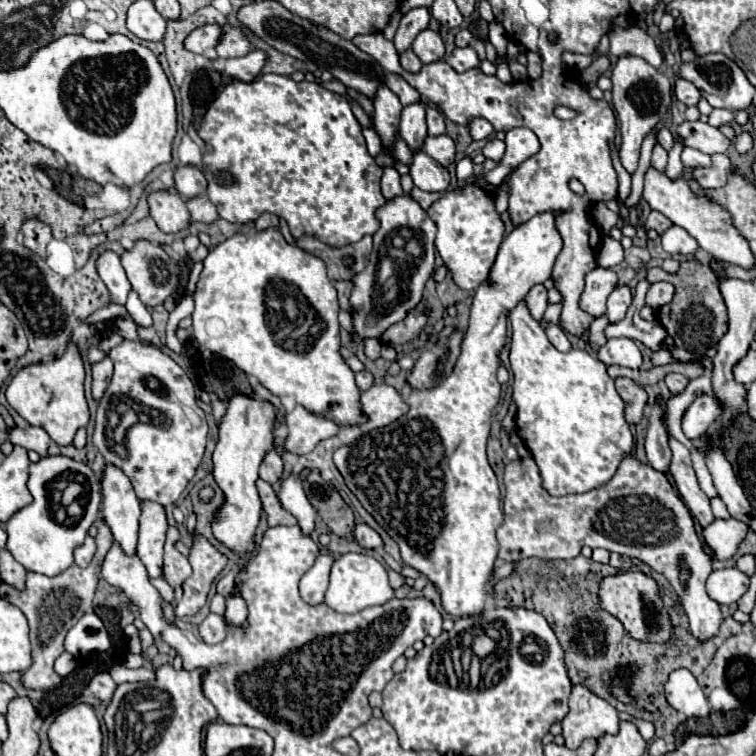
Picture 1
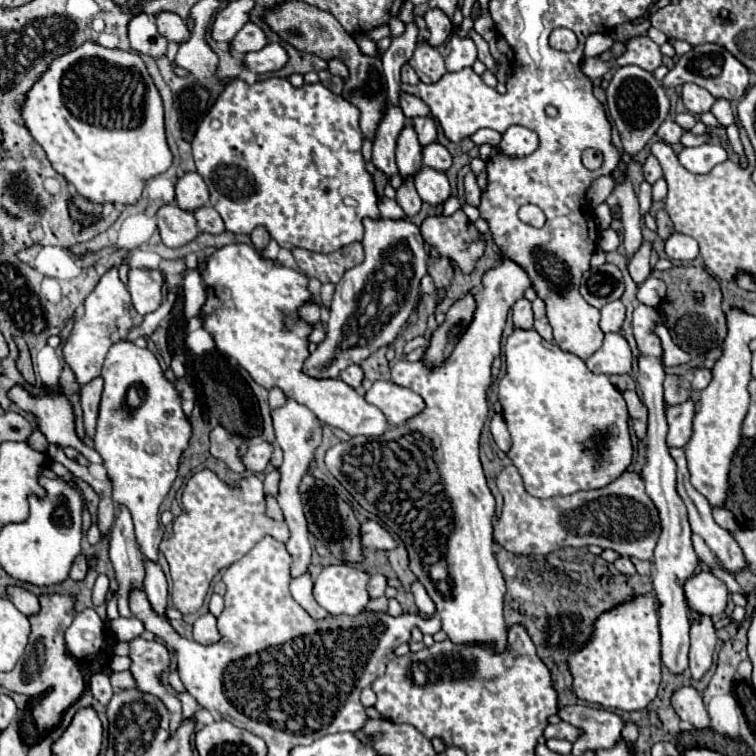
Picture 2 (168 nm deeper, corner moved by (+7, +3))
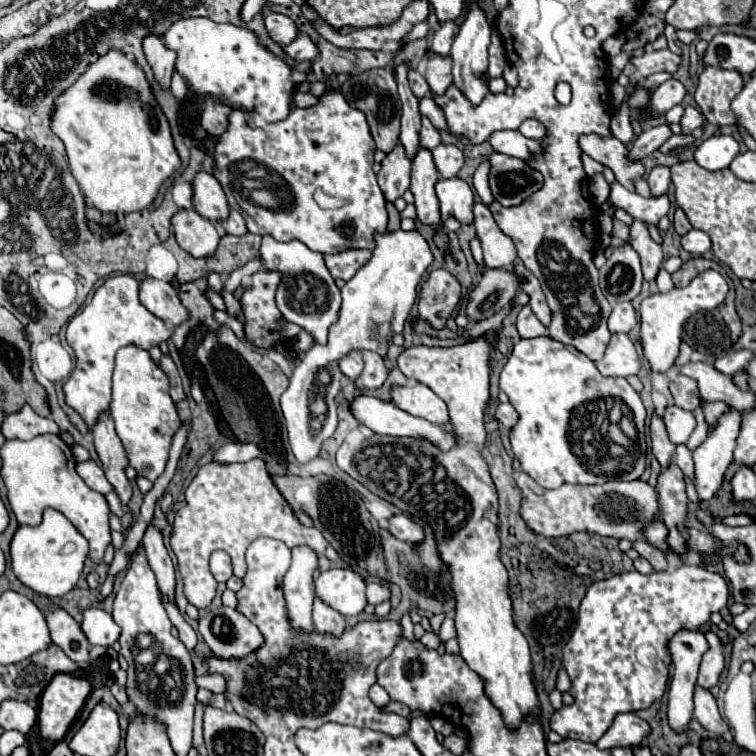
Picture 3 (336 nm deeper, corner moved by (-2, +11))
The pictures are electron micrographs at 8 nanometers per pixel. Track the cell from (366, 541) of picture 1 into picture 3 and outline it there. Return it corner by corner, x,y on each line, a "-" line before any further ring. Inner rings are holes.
404,514
394,516
390,520
388,530
392,532
392,536
396,536
398,540
404,540
404,542
422,542
422,538
424,538
424,528

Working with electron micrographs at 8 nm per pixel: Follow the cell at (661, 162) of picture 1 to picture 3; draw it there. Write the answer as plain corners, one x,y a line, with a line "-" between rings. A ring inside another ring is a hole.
656,166
648,176
648,186
650,186
652,198
664,196
668,192
668,186
670,186
670,168

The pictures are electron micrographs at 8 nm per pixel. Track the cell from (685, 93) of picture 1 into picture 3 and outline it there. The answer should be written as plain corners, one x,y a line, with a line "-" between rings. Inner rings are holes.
708,66
698,78
696,104
710,124
732,126
736,116
730,110
730,102
744,86
744,78
738,70
722,70

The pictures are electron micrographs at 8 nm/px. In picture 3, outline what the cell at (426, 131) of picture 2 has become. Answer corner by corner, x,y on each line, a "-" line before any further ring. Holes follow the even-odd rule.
422,116
422,130
420,130
420,146
422,148
428,148
428,150
432,150
434,146
438,146
440,144
440,132
432,126
432,122
426,118
426,116

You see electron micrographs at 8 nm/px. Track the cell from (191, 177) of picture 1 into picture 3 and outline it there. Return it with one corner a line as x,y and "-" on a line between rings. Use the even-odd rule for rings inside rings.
198,172
192,182
192,190
194,190
192,202
200,216
212,222
222,222
228,218
230,206
228,206
226,194
220,188
220,182
212,174

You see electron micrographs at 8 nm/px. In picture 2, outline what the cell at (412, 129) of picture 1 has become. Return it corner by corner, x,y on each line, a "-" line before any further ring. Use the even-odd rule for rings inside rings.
407,120
405,128
397,138
397,166
403,178
413,176
421,168
421,144
415,136
415,128
411,120

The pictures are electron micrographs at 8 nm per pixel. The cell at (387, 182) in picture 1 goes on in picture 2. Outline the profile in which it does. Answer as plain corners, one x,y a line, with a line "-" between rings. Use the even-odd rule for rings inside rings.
387,196
379,198
379,212
381,212
381,216
403,216
403,218
407,218
405,212
401,210
401,206

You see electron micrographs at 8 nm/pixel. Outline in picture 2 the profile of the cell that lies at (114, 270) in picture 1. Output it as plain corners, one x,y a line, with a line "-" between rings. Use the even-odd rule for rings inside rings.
109,268
101,276
95,290
87,296
85,314
79,322
75,322
71,338
63,344
65,362
73,368
81,386
101,374
101,366
103,366
105,354
111,348
111,344
119,342
133,326
139,326
141,320
143,320
143,316
139,316
139,312
135,312
131,296
129,296
125,284
117,276
117,268

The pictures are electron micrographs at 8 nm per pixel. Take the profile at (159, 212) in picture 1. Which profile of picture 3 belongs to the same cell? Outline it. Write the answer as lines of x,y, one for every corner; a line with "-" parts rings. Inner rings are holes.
180,210
172,218
174,236
182,250
186,250
194,258
212,258
220,234
216,232
210,220
204,220
196,210

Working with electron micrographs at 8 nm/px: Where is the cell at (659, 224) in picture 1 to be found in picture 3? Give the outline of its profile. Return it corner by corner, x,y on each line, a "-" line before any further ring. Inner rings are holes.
678,208
676,210
676,214
674,214
674,228
676,228
676,232
678,234
686,234
686,232
690,232
692,230
692,224
688,222
688,218
686,218
686,214

